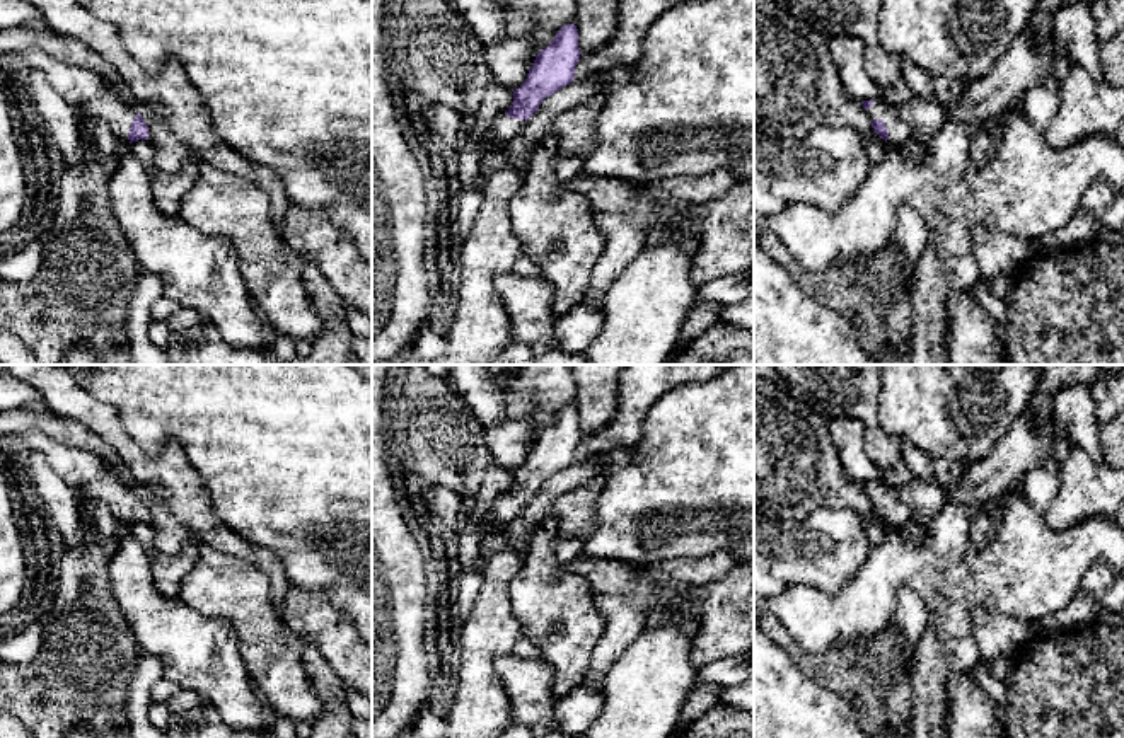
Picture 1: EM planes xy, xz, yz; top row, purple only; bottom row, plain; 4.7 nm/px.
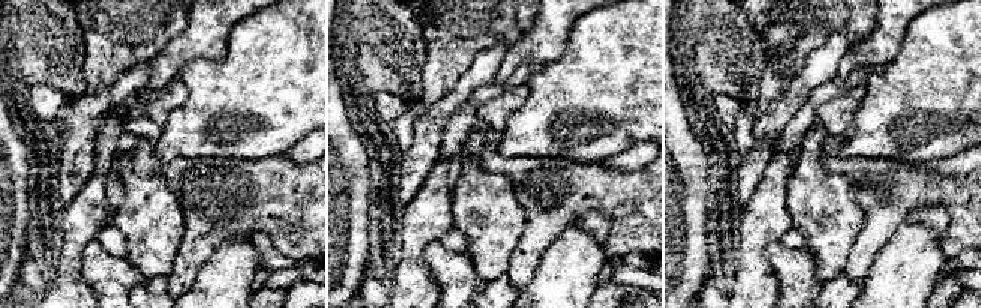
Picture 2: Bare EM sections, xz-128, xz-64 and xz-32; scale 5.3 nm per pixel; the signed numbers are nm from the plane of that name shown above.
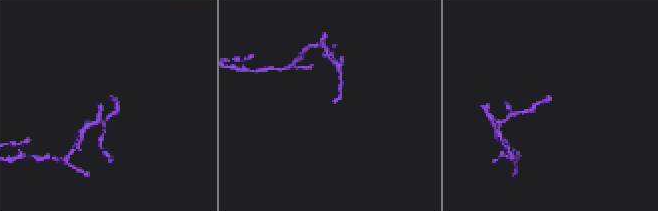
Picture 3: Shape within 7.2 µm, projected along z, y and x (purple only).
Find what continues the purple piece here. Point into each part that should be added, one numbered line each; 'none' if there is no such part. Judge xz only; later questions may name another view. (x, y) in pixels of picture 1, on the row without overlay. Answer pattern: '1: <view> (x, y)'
1: xz (505, 510)

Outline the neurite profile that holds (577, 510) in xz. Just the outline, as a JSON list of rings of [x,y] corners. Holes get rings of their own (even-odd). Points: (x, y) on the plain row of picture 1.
[[[604,474],[595,476],[587,486],[558,498],[553,513],[559,516],[561,539],[587,540],[595,530],[597,499],[604,489]]]

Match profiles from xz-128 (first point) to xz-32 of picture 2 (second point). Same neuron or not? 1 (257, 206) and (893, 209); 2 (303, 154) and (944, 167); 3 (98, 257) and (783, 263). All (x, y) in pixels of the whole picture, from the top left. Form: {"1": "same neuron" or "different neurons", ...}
{"1": "same neuron", "2": "same neuron", "3": "same neuron"}

